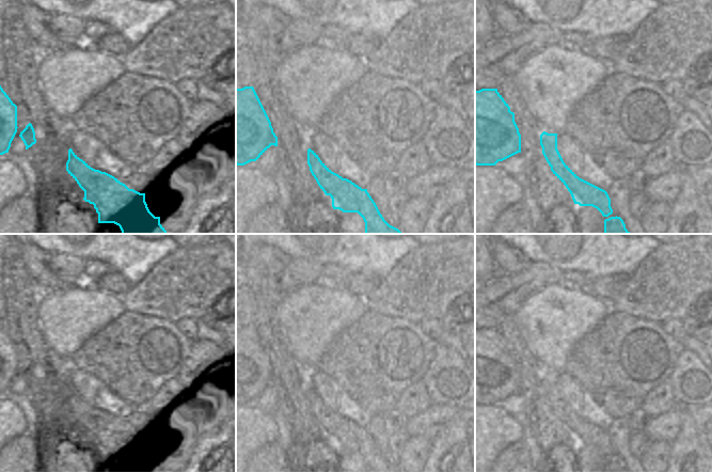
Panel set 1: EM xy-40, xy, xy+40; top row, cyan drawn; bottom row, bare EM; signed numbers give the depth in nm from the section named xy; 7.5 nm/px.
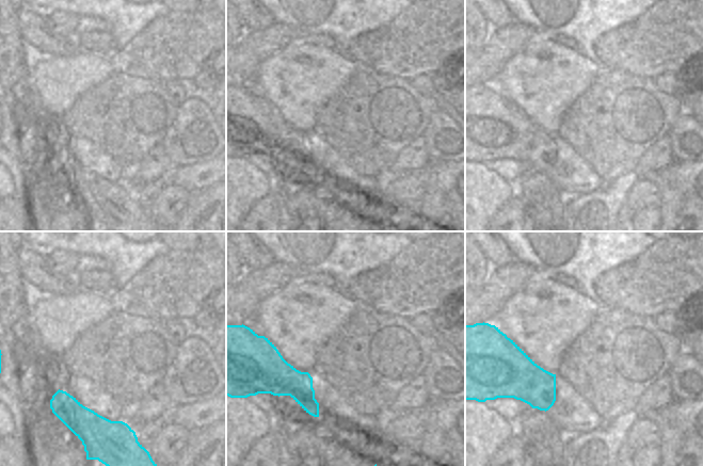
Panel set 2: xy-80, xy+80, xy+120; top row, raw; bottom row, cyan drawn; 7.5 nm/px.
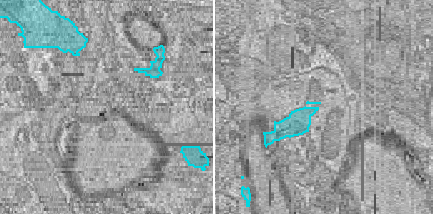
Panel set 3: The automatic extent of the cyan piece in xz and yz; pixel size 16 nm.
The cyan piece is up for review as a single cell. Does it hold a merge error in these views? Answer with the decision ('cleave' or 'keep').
keep

